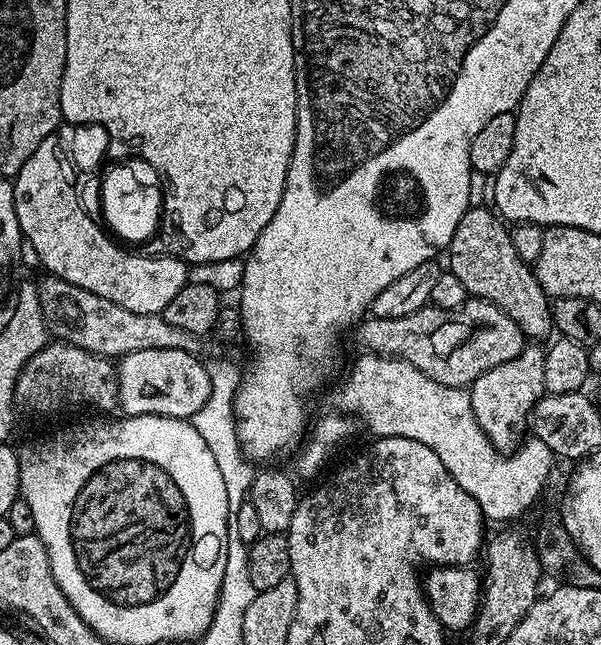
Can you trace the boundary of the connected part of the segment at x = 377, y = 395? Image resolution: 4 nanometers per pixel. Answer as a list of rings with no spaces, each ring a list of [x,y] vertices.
[[[364,352],[352,364],[352,373],[348,376],[348,381],[344,384],[344,389],[340,392],[340,400],[352,412],[357,412],[364,419],[364,424],[373,433],[373,437],[381,436],[401,436],[402,438],[414,438],[414,442],[422,442],[422,446],[430,446],[430,450],[434,450],[434,454],[438,454],[438,458],[442,458],[442,466],[446,466],[446,470],[454,478],[454,482],[458,482],[458,486],[462,486],[462,490],[466,490],[466,494],[470,494],[470,498],[474,498],[474,502],[478,504],[482,510],[485,521],[492,520],[508,520],[504,522],[512,522],[515,516],[520,516],[536,499],[540,496],[540,491],[544,488],[544,483],[548,480],[548,475],[552,472],[552,463],[554,457],[552,451],[547,448],[543,442],[535,438],[528,438],[521,443],[520,447],[515,449],[511,454],[505,454],[496,449],[495,446],[488,441],[488,436],[482,430],[482,426],[478,426],[478,422],[474,418],[474,410],[472,403],[468,397],[468,392],[464,388],[451,388],[450,386],[442,386],[442,382],[434,382],[434,378],[426,378],[426,374],[422,374],[422,370],[418,370],[418,366],[410,366],[408,360],[396,360],[392,356],[377,356],[375,352]]]

